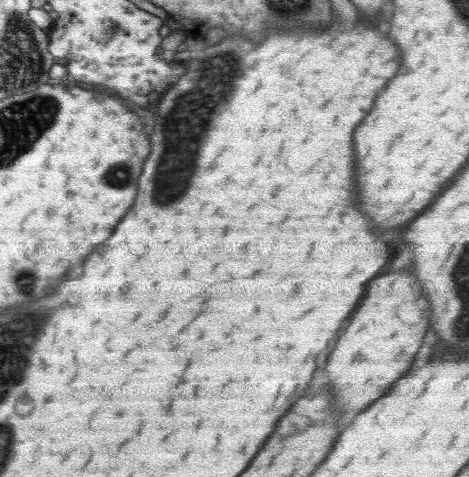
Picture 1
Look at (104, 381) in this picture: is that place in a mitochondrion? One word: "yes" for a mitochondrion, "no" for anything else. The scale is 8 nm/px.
no

